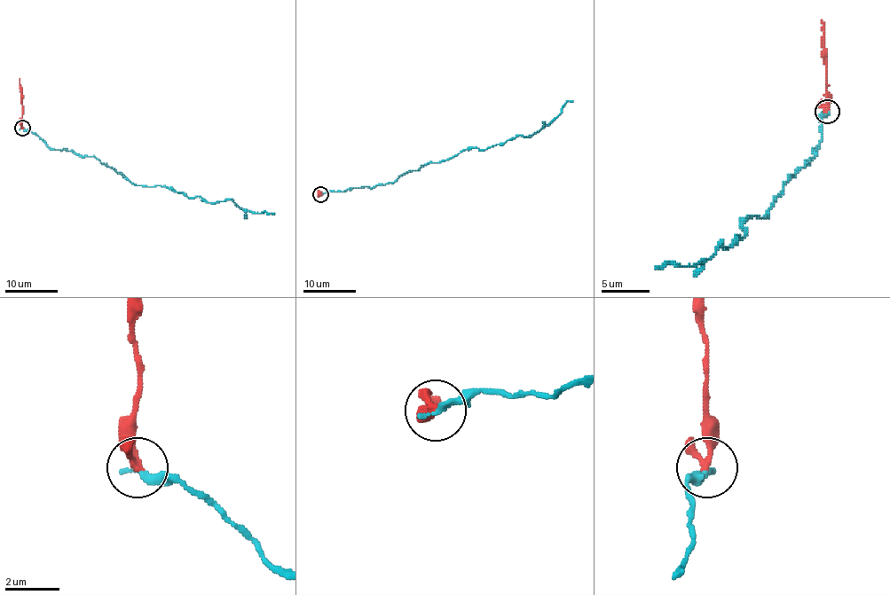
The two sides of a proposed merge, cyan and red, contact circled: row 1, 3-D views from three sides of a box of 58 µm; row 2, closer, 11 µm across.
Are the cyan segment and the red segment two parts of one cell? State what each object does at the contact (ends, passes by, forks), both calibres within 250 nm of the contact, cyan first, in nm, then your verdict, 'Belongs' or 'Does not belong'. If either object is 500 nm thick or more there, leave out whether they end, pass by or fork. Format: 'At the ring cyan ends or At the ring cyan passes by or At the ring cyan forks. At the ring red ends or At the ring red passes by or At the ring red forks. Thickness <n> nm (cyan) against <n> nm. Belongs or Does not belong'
At the ring cyan ends. At the ring red passes by. Thickness 280 nm (cyan) against 220 nm. Does not belong

